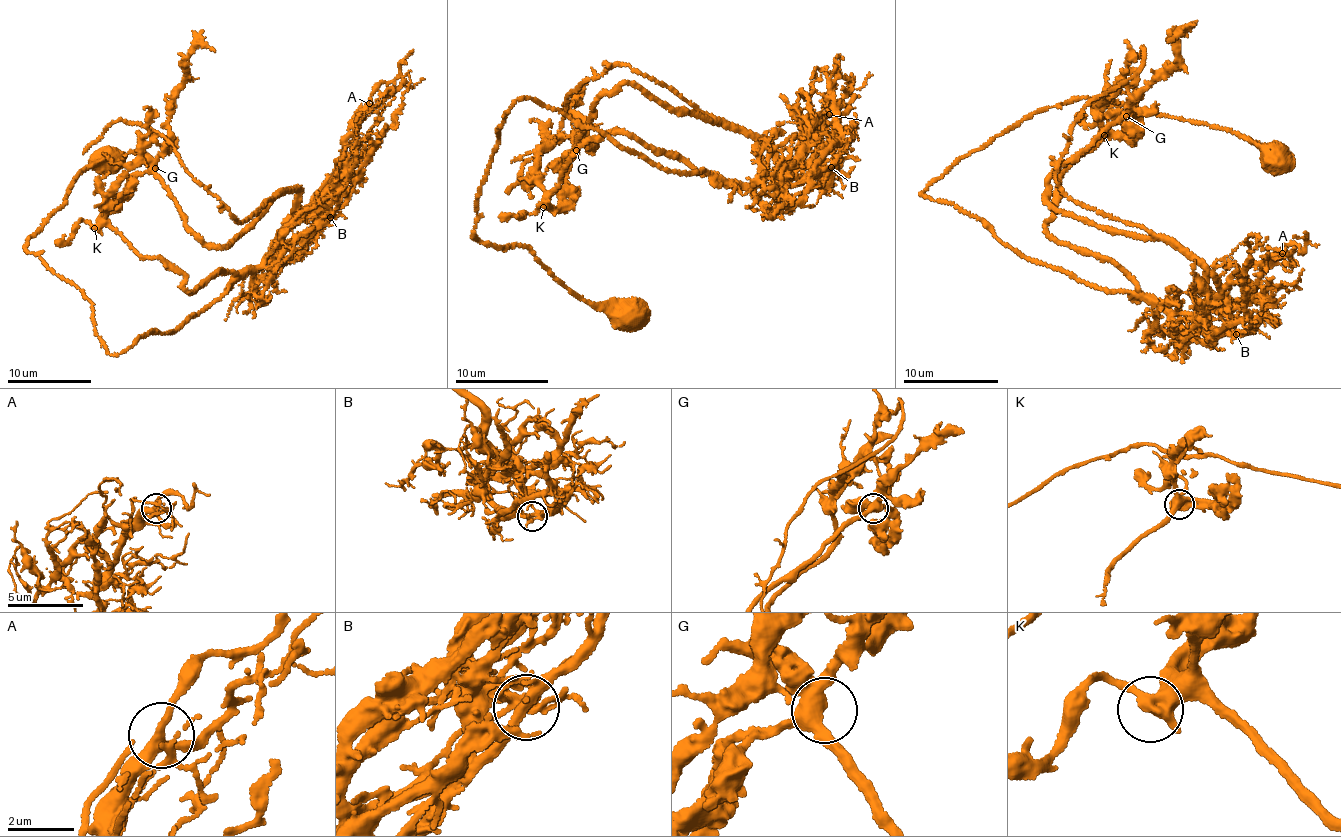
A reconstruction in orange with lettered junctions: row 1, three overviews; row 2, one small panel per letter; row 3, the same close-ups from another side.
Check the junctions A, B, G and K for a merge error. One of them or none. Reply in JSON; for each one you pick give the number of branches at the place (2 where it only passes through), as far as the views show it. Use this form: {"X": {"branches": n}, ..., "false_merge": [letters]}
{"B": {"branches": 5}, "false_merge": ["B"]}

